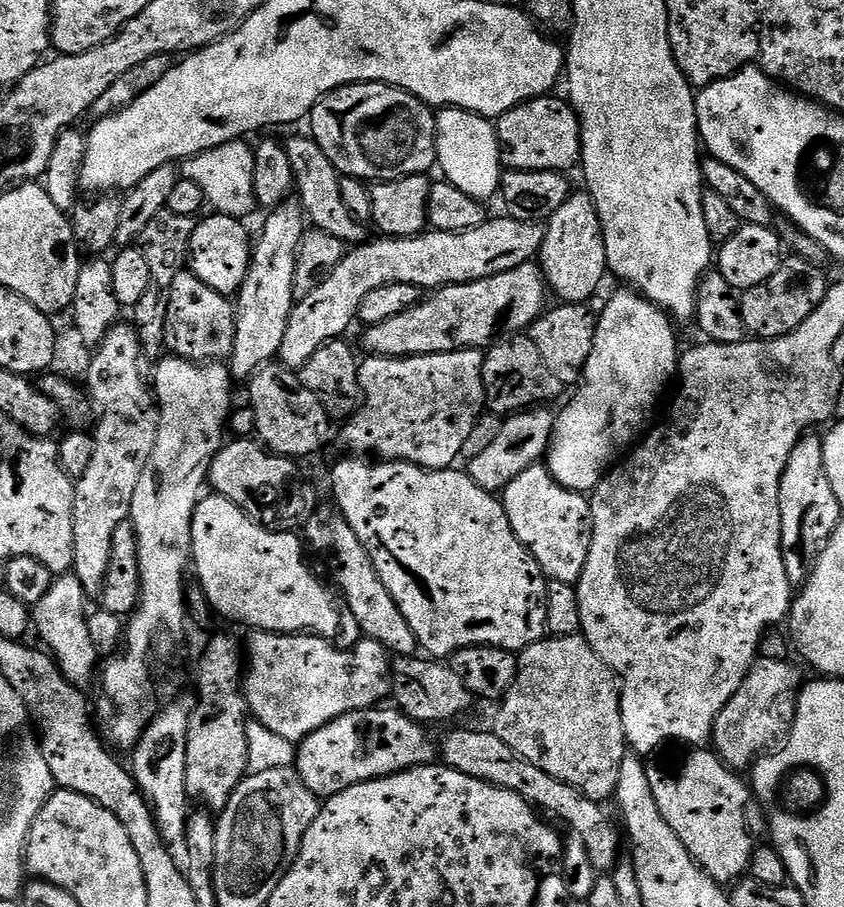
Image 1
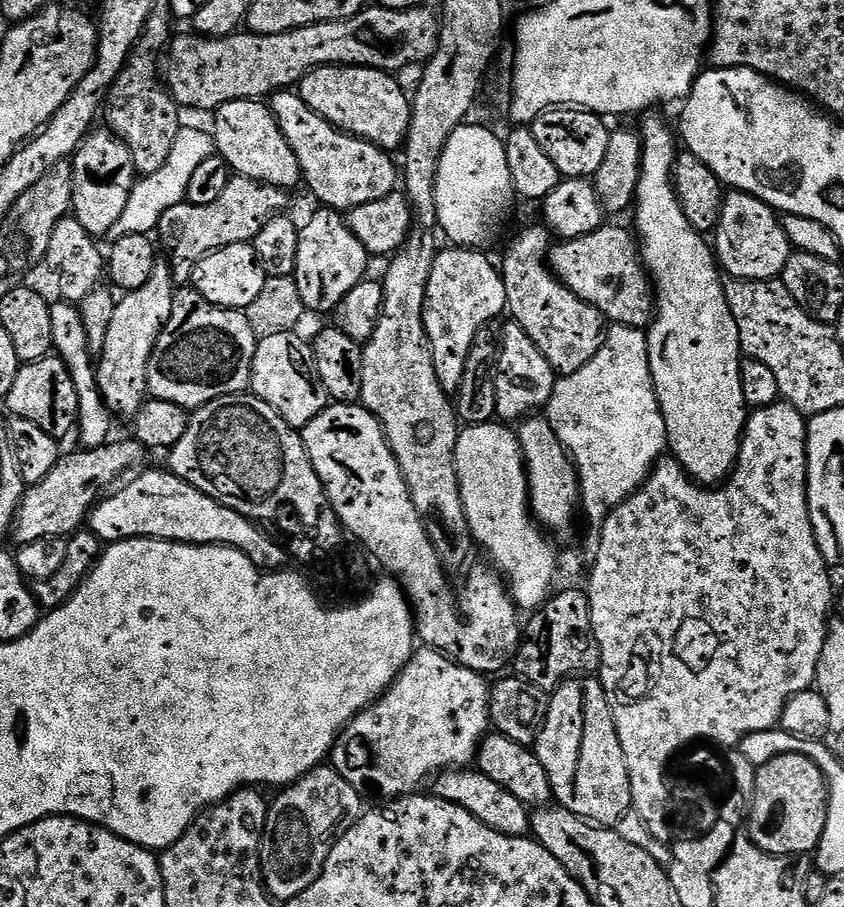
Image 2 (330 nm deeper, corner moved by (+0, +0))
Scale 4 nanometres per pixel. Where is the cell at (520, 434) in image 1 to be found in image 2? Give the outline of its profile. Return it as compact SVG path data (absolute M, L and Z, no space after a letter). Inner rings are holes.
M508 322L498 340L500 357L496 360L496 414L501 421L520 422L539 413L554 394L558 373L546 362L542 350L530 342L530 334L515 322Z

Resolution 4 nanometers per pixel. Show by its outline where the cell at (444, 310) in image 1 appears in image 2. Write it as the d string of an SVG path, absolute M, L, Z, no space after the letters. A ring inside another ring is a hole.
M602 226L589 236L551 245L547 267L578 298L594 306L605 321L626 328L647 329L654 315L654 289L644 261L640 259L638 240L624 228Z

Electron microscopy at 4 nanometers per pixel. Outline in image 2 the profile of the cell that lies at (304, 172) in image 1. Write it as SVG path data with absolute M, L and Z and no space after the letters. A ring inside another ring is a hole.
M259 100L226 102L221 108L215 109L215 116L214 139L217 153L235 175L285 190L292 190L296 183L301 183L298 154L290 150L290 142L286 142L276 115L267 103Z

